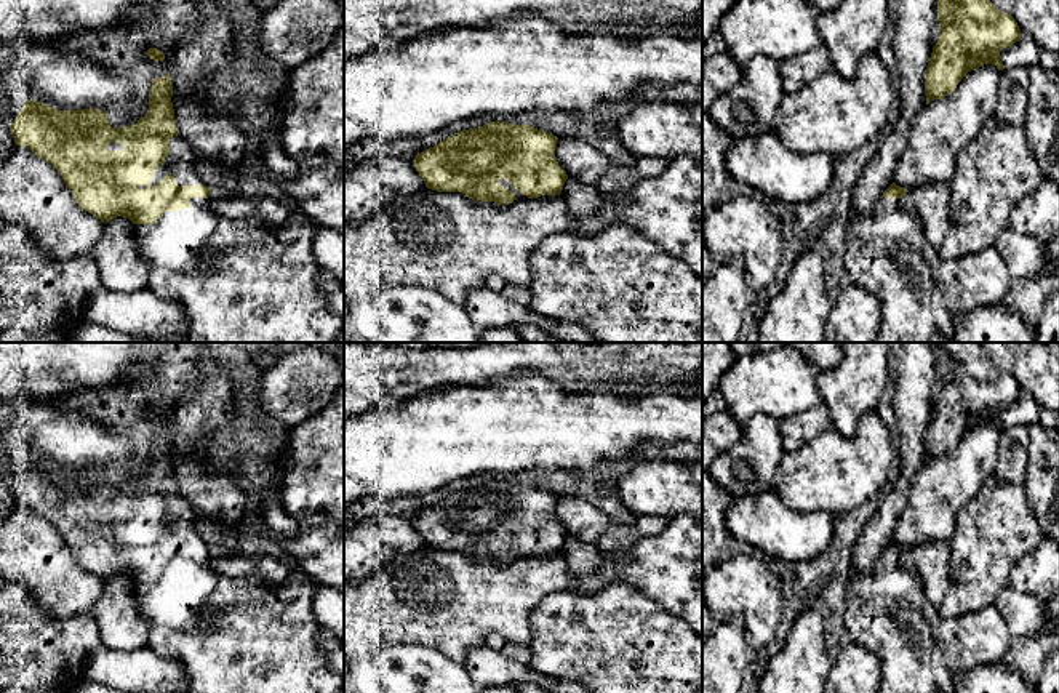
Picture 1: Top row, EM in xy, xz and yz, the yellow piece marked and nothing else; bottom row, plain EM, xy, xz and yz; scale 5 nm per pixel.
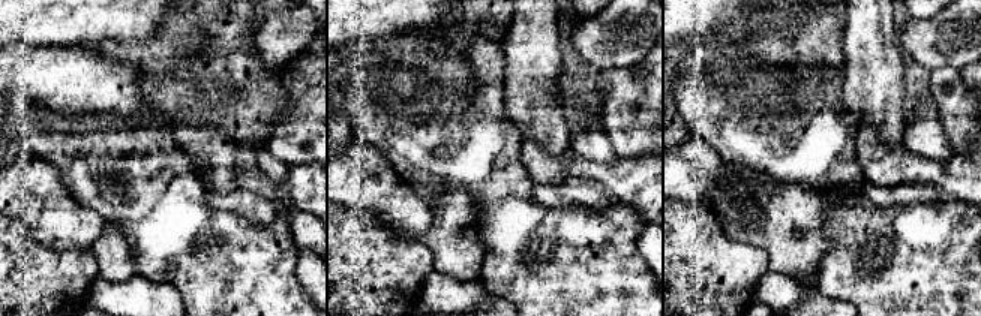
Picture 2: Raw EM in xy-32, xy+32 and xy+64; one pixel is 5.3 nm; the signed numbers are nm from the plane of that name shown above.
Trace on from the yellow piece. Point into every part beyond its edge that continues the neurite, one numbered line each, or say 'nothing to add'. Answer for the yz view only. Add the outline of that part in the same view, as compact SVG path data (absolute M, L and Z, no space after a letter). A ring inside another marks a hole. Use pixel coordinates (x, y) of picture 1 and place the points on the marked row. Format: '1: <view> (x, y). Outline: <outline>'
1: yz (887, 252). Outline: M880 197L870 214L853 208L845 242L845 270L880 304L881 320L873 342L928 342L936 334L950 338L957 312L1000 302L1011 282L995 246L942 261L925 237L920 216L901 198Z

